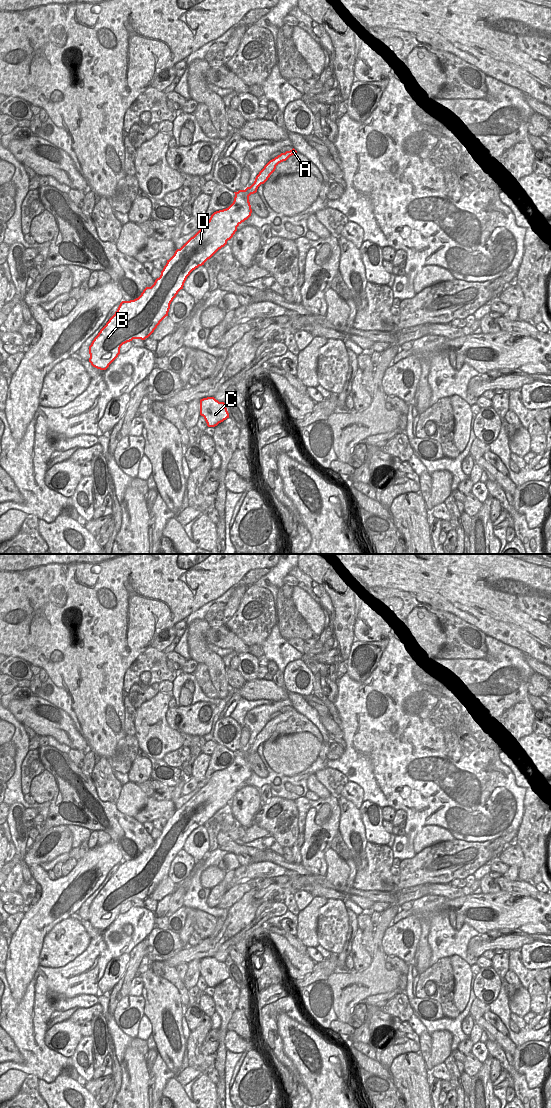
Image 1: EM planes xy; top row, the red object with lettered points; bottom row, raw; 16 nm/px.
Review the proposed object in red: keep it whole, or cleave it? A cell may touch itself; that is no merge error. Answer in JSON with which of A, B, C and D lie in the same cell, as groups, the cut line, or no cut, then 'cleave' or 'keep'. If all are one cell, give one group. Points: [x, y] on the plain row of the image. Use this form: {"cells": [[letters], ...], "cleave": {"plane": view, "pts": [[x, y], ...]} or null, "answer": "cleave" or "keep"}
{"cells": [["A", "B", "C", "D"]], "cleave": null, "answer": "keep"}

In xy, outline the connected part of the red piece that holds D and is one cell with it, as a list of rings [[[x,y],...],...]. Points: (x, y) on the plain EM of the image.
[[[293,708],[270,720],[256,736],[254,743],[250,747],[234,752],[233,763],[226,769],[214,772],[206,785],[180,809],[175,811],[174,815],[167,820],[160,837],[155,840],[151,847],[146,847],[138,858],[120,863],[115,874],[100,890],[89,906],[89,922],[93,927],[106,930],[120,914],[120,908],[123,904],[133,899],[145,900],[154,892],[160,882],[168,876],[171,862],[178,852],[183,849],[190,833],[199,826],[204,825],[219,809],[224,807],[237,791],[237,787],[251,776],[252,769],[249,756],[256,753],[258,747],[268,740],[279,723],[286,721],[295,713],[297,711]]]

